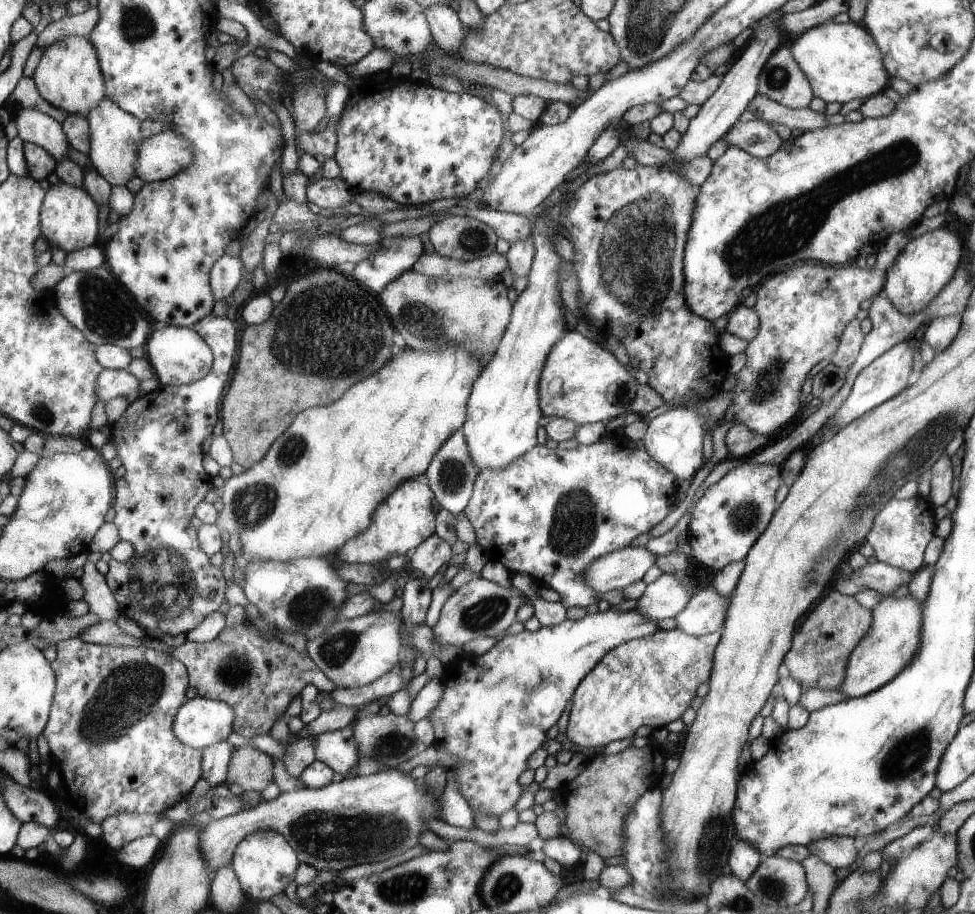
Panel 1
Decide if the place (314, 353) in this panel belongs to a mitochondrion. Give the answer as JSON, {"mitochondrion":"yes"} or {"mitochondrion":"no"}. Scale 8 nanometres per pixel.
{"mitochondrion":"yes"}

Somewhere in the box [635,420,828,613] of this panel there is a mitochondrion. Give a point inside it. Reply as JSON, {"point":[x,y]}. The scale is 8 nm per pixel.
{"point":[744,518]}

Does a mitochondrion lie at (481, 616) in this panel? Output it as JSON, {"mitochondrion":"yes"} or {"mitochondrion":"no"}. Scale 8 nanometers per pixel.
{"mitochondrion":"yes"}

